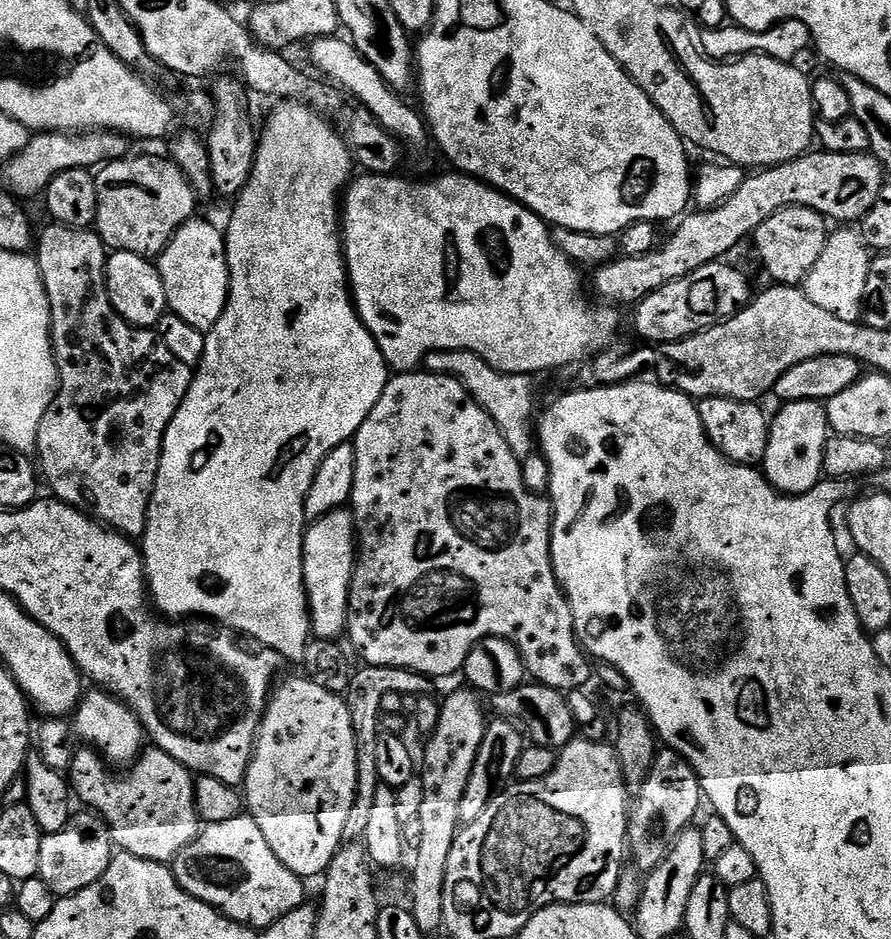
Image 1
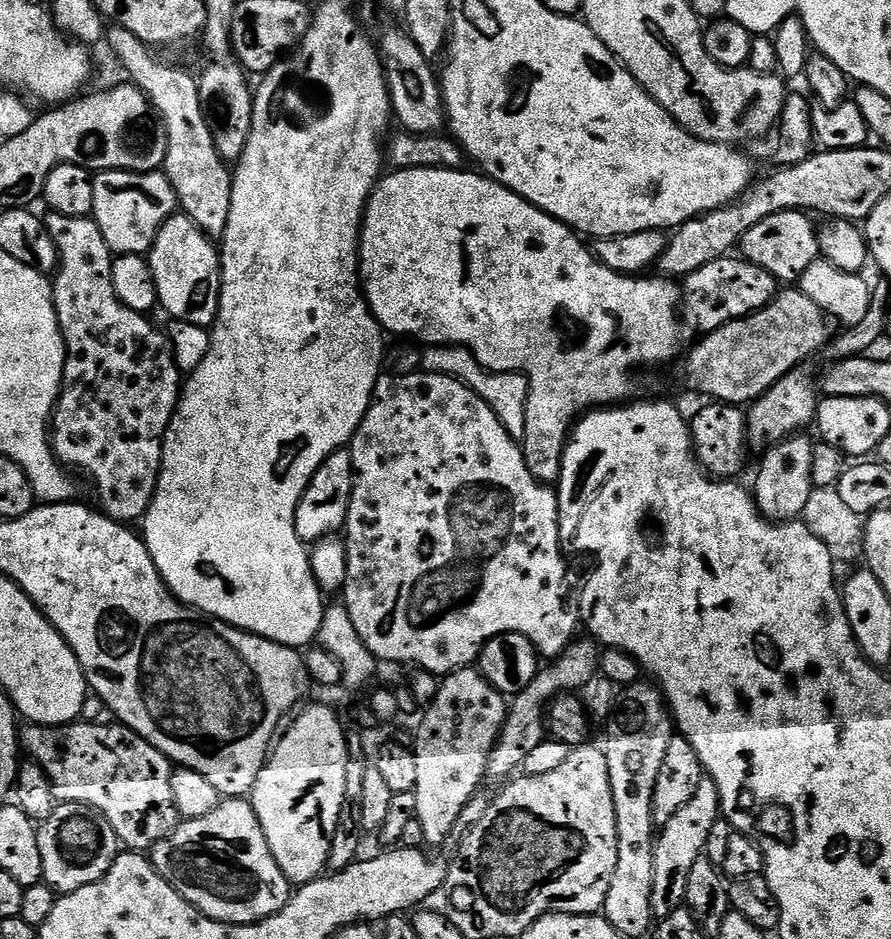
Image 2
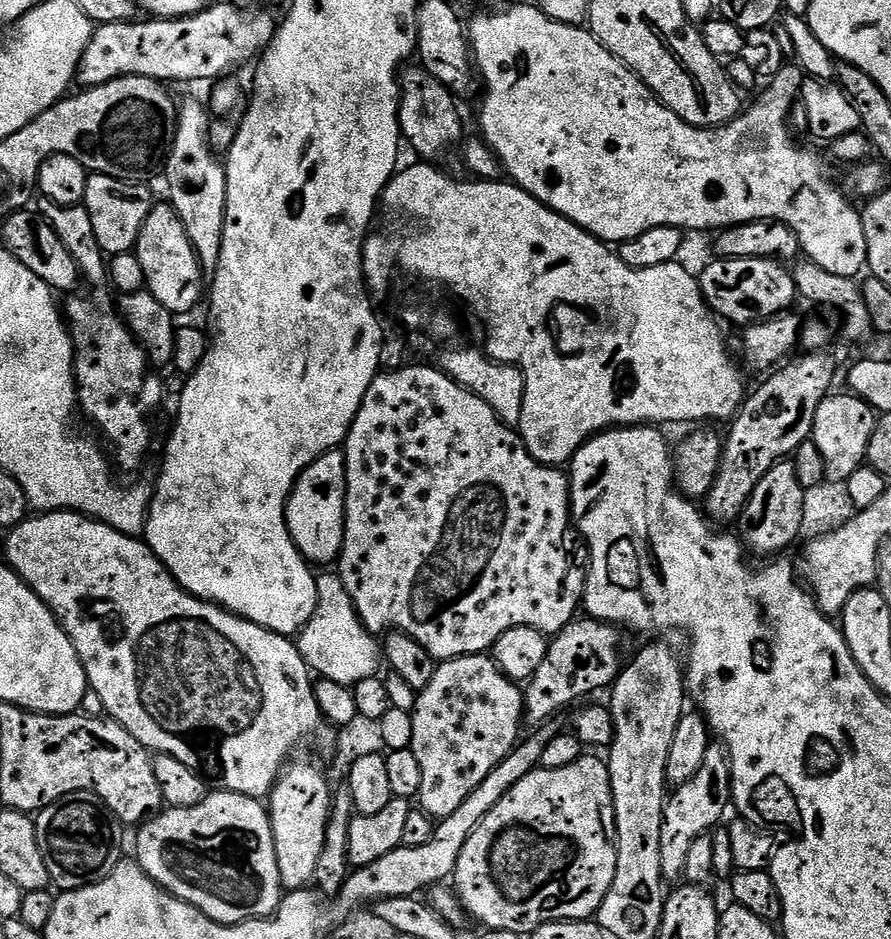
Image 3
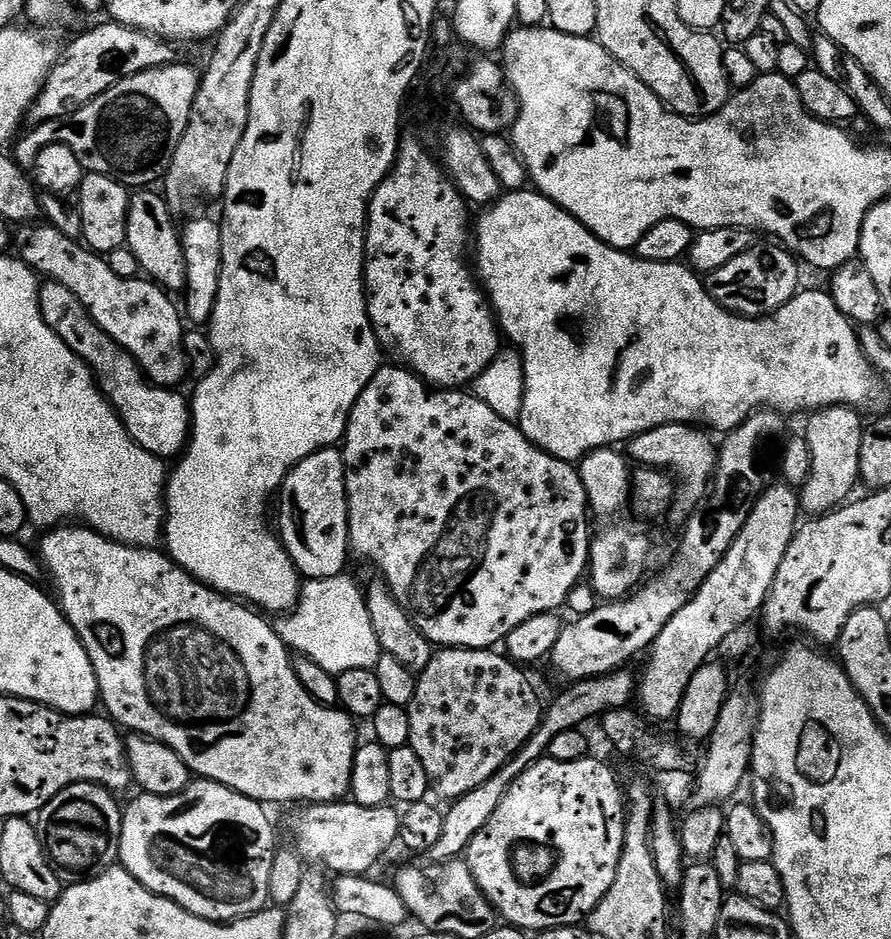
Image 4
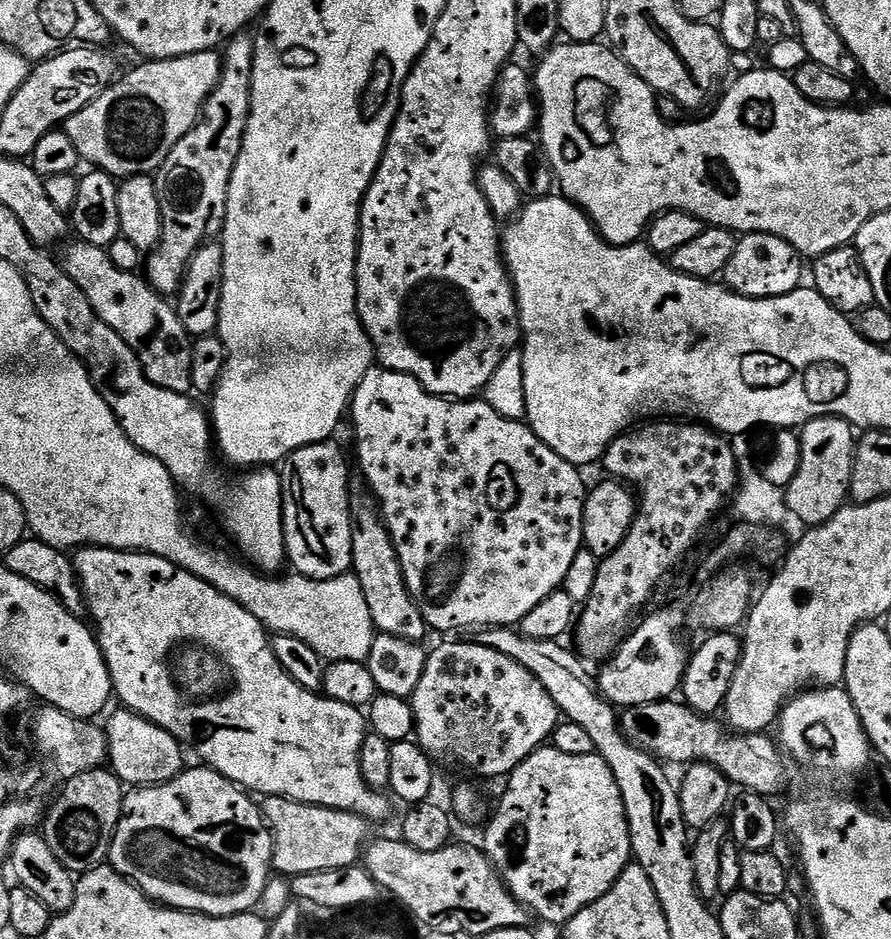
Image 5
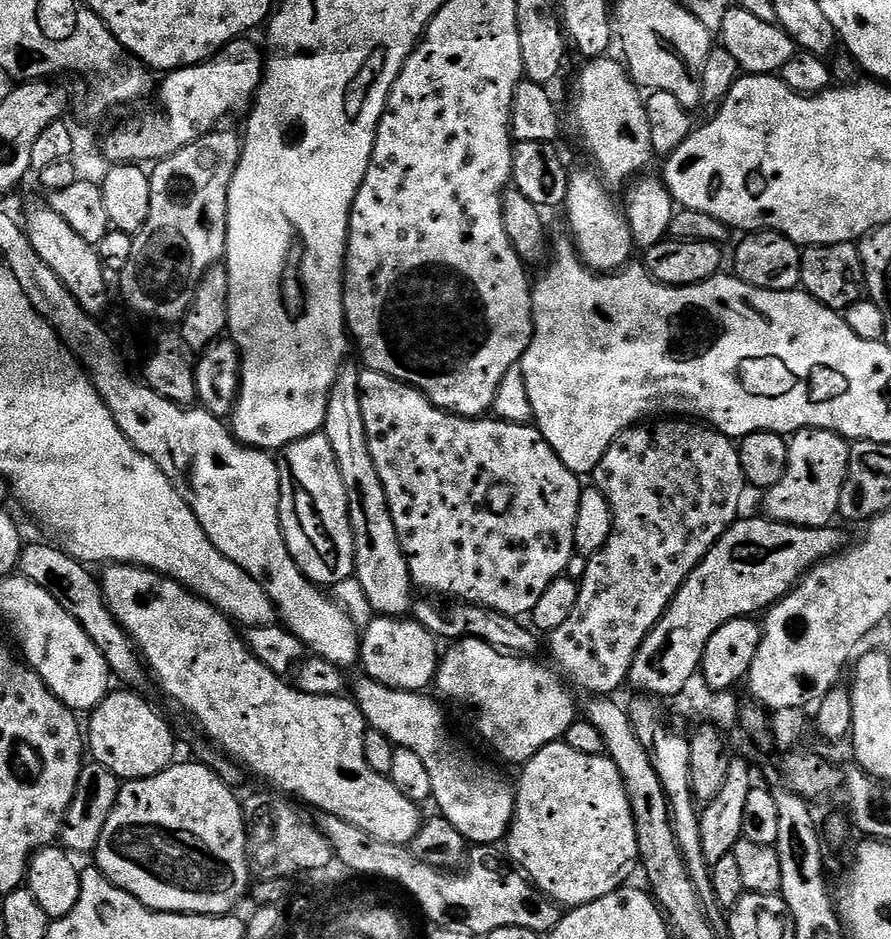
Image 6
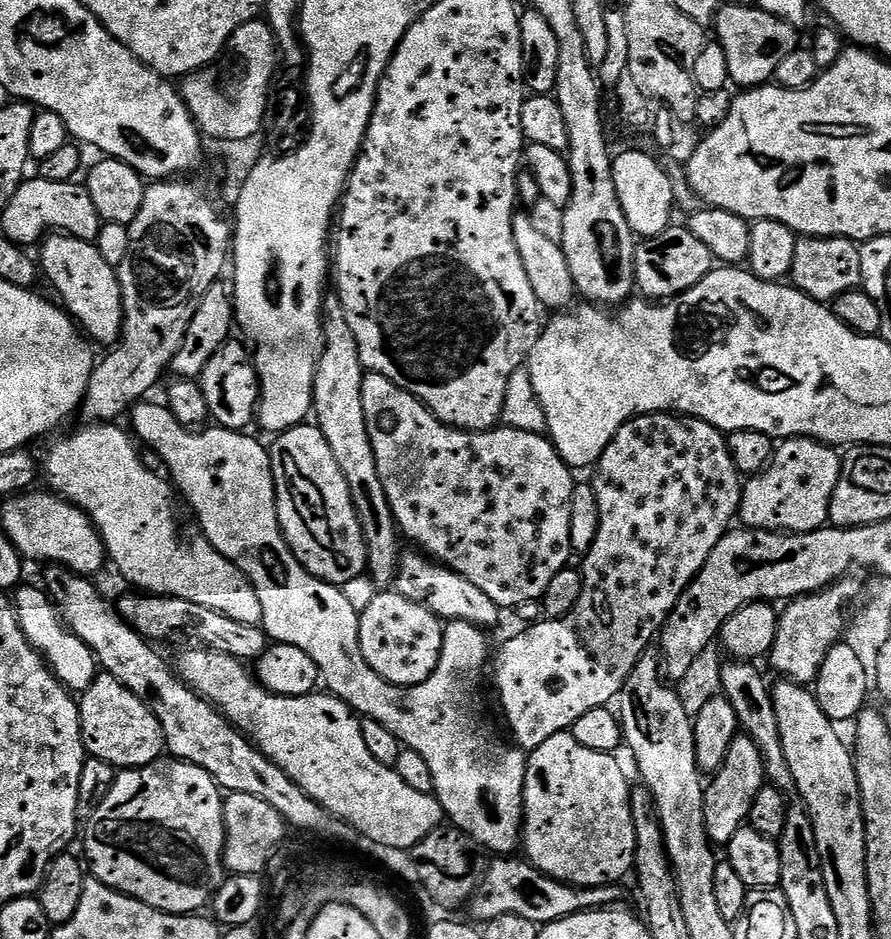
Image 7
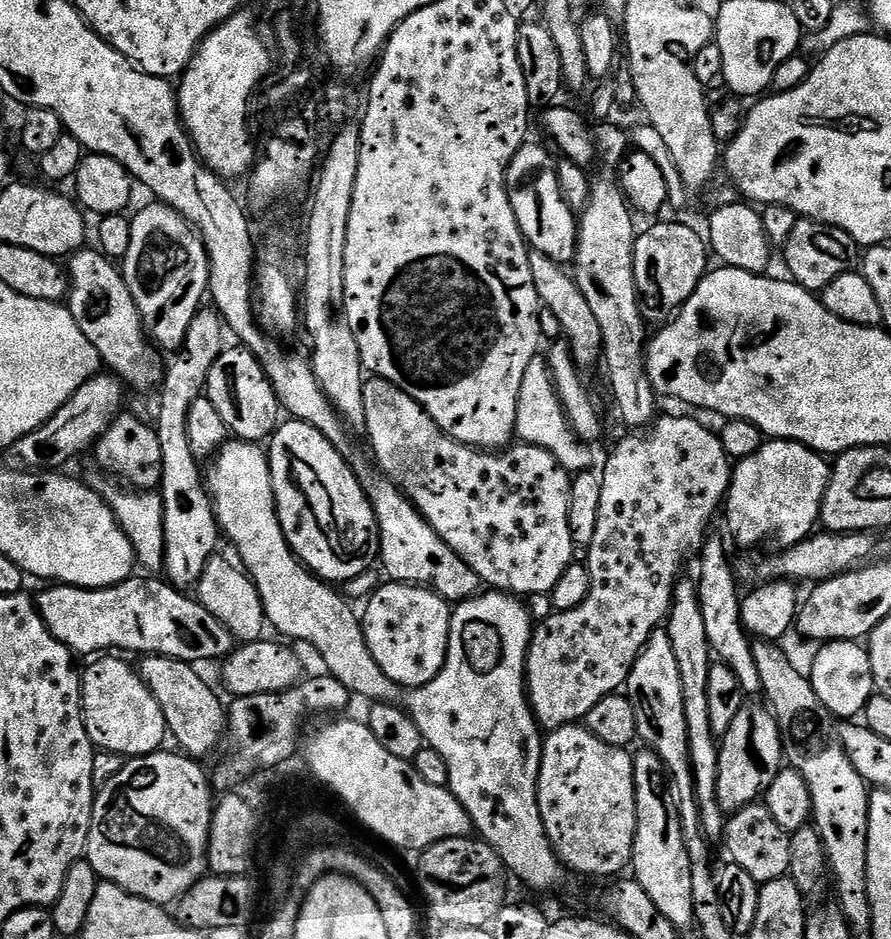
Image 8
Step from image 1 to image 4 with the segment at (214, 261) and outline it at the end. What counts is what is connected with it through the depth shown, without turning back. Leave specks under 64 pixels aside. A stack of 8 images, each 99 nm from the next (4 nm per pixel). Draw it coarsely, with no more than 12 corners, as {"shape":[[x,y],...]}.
{"shape":[[156,190],[129,199],[126,247],[169,293],[186,282],[182,232]]}

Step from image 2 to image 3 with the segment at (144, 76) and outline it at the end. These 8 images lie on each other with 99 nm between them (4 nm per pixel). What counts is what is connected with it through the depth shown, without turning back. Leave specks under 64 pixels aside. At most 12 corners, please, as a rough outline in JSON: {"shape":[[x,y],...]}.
{"shape":[[180,100],[162,177],[215,273],[228,174],[208,143],[205,101]]}

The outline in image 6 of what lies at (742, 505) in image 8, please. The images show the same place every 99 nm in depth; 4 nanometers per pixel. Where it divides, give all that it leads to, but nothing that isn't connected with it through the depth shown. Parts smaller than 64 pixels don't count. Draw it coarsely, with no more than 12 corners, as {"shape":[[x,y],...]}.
{"shape":[[826,428],[791,437],[786,474],[763,493],[767,519],[837,519],[849,441]]}

